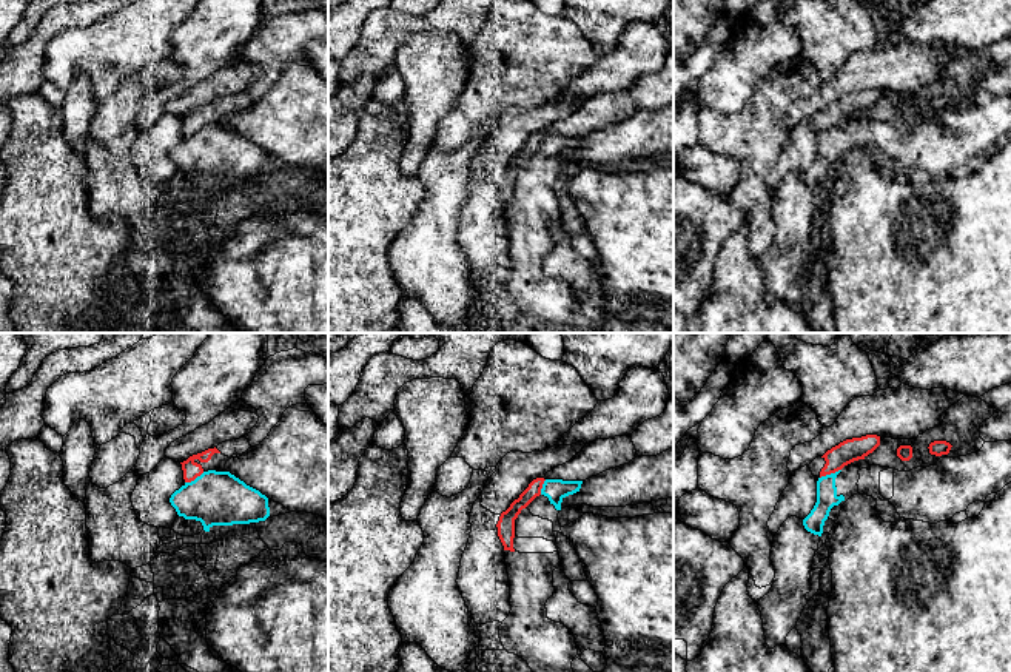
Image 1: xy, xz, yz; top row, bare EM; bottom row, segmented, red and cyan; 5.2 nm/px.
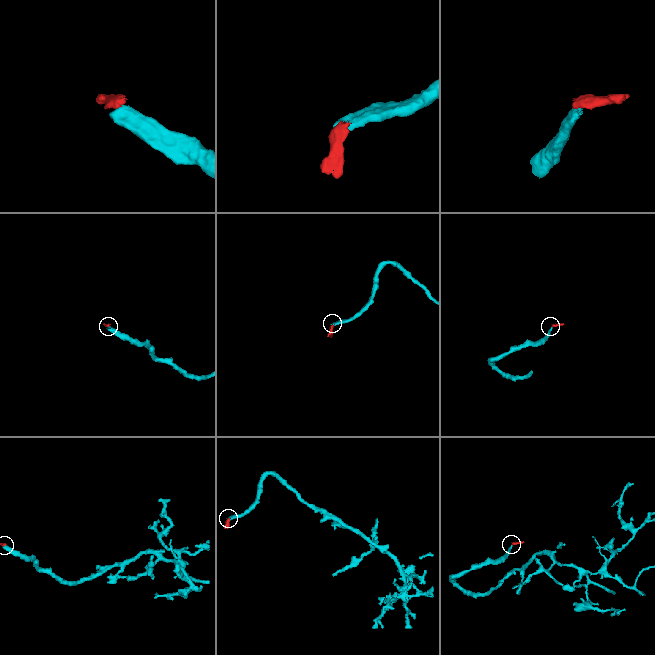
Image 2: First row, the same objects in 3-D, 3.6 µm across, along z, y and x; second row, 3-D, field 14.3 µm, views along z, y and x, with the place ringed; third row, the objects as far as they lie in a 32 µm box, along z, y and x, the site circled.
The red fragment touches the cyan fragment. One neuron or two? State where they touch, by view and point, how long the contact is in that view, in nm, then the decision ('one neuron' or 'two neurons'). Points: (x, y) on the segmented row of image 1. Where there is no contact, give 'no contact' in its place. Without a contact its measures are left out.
contact yz (829, 473); length 120 nm; two neurons

